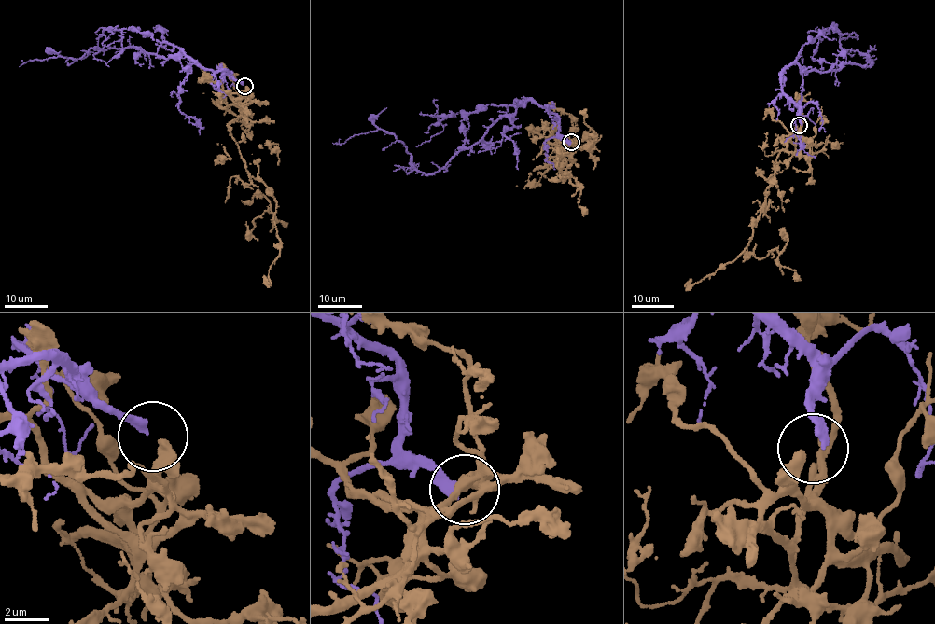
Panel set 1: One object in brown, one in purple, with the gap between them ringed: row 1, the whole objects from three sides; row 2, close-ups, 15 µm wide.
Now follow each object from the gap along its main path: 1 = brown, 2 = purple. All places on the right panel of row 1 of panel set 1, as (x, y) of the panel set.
1: (797, 125), (795, 151), (782, 151), (775, 160), (774, 181), (760, 203), (748, 245), (690, 286), (690, 278)
2: (801, 125), (782, 74), (796, 63), (824, 72), (872, 65), (842, 49), (840, 38), (857, 39)

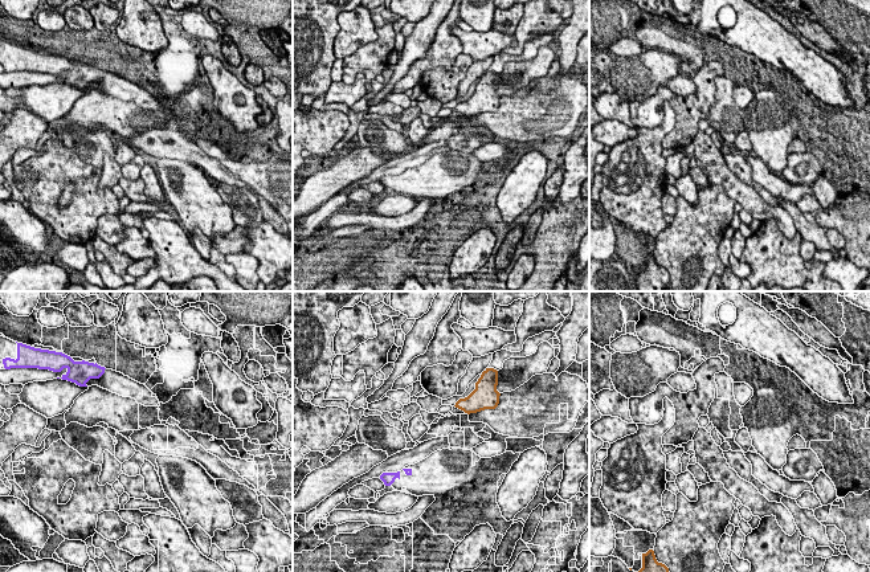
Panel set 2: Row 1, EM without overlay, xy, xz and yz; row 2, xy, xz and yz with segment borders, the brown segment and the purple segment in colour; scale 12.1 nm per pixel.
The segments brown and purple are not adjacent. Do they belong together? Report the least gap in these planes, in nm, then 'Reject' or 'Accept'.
Distance 950 nm. Reject

